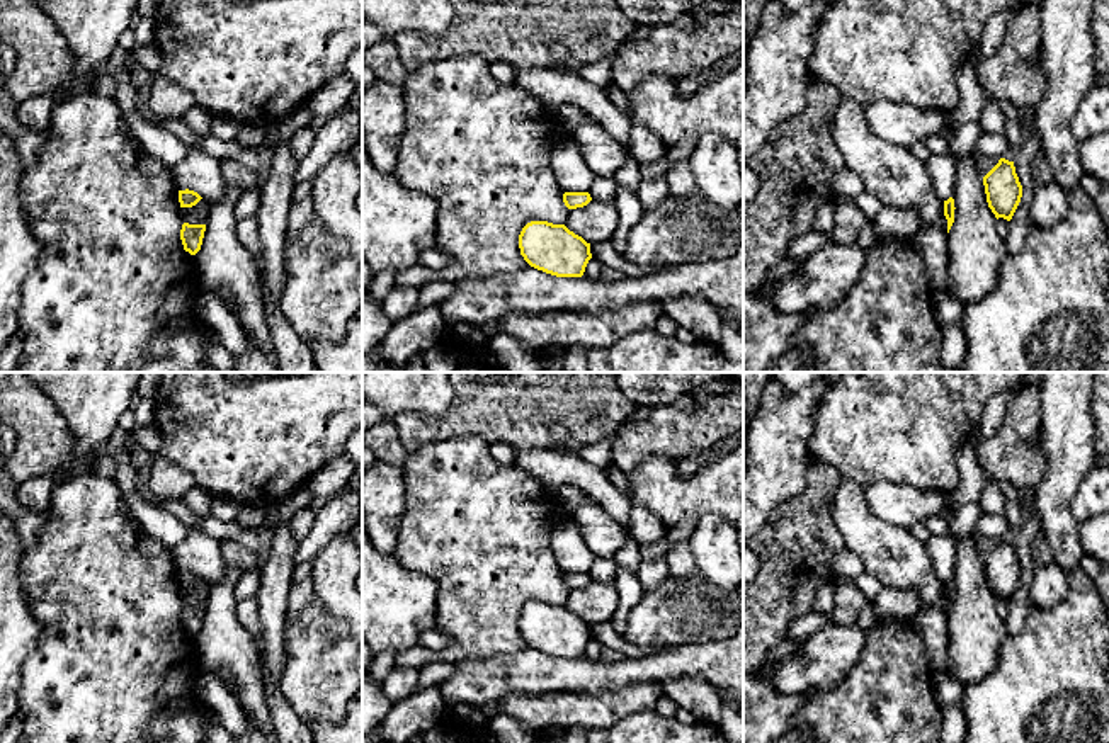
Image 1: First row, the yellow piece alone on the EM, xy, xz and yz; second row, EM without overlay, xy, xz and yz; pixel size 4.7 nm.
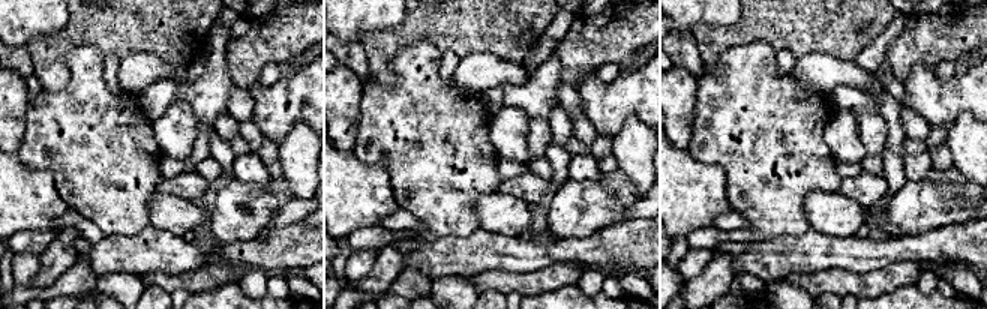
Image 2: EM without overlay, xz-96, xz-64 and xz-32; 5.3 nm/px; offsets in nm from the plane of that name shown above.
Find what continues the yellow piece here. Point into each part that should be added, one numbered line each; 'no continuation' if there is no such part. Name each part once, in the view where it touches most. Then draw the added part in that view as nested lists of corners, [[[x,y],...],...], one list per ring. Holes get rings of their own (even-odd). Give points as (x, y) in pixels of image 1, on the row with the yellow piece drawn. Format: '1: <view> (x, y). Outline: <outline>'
no continuation

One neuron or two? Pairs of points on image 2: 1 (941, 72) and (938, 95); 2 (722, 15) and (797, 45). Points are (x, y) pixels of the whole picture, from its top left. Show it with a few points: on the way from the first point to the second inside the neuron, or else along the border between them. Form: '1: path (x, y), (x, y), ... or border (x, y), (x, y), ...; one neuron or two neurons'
1: border (932, 68), (939, 78), (951, 78), (957, 74); two neurons
2: border (741, 15), (725, 26), (702, 27); two neurons

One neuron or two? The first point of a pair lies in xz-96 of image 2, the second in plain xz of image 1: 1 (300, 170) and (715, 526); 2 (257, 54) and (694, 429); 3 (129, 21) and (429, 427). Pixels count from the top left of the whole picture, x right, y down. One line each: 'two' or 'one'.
1: one
2: one
3: one

